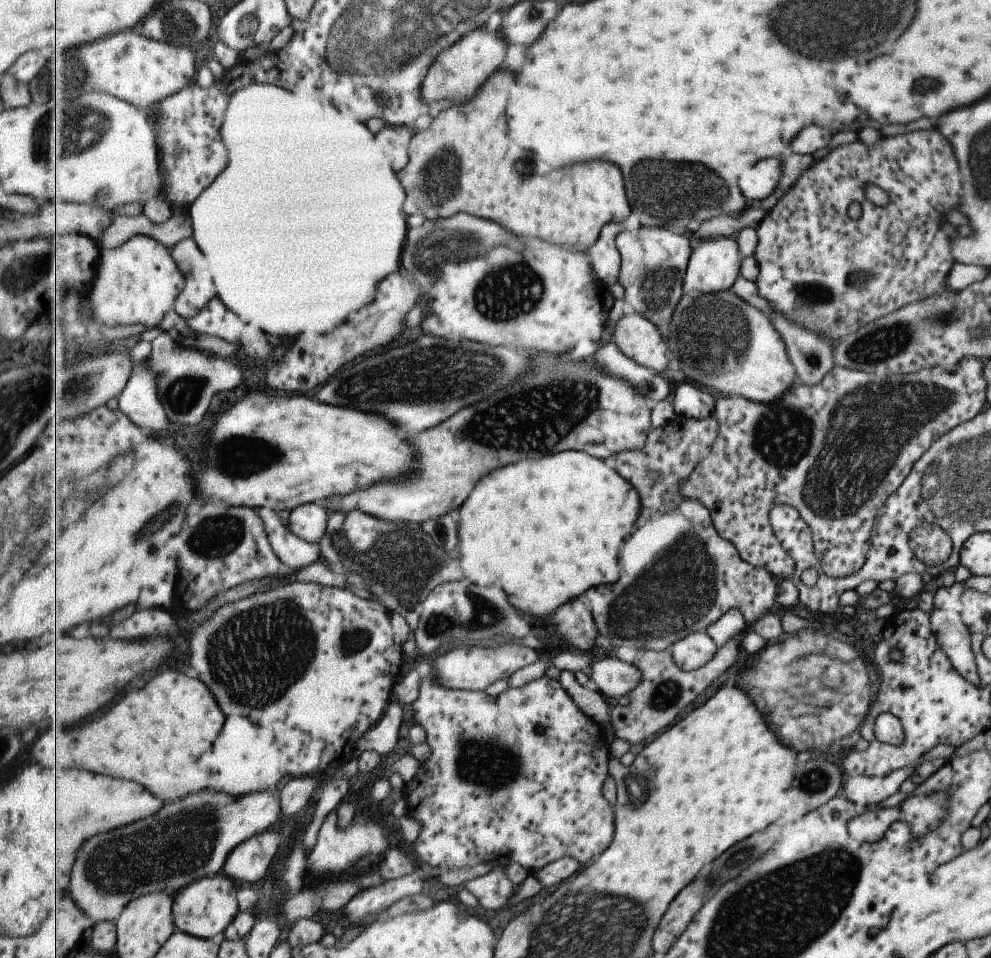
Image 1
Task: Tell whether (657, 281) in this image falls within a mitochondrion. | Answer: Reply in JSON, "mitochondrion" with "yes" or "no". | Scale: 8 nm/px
{"mitochondrion":"yes"}

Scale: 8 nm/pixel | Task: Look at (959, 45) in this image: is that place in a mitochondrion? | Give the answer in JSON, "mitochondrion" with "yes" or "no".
{"mitochondrion":"no"}

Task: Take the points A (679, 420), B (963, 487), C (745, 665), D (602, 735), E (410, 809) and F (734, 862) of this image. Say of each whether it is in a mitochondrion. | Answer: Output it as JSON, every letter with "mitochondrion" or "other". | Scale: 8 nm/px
{"A":"other","B":"mitochondrion","C":"other","D":"other","E":"other","F":"mitochondrion"}

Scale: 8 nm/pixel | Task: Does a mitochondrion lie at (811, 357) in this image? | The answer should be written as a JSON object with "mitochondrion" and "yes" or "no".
{"mitochondrion":"yes"}

